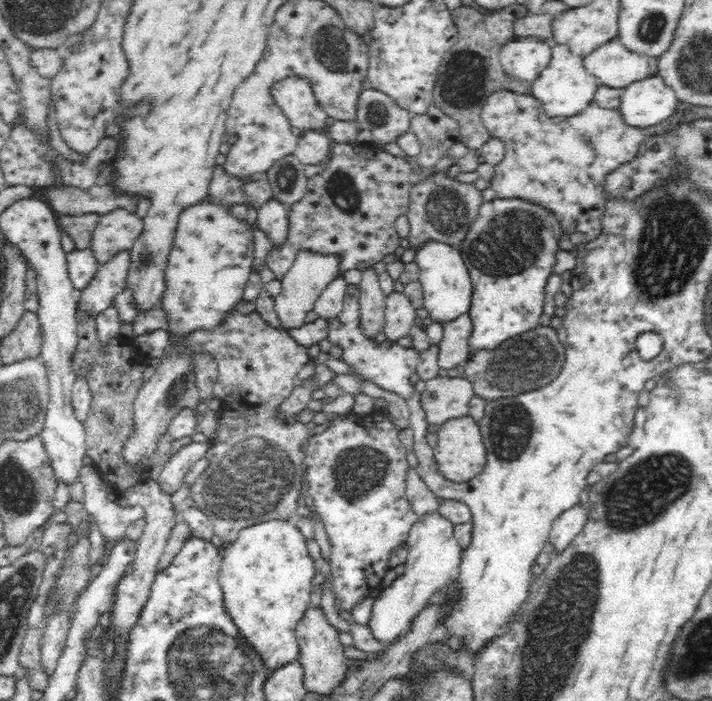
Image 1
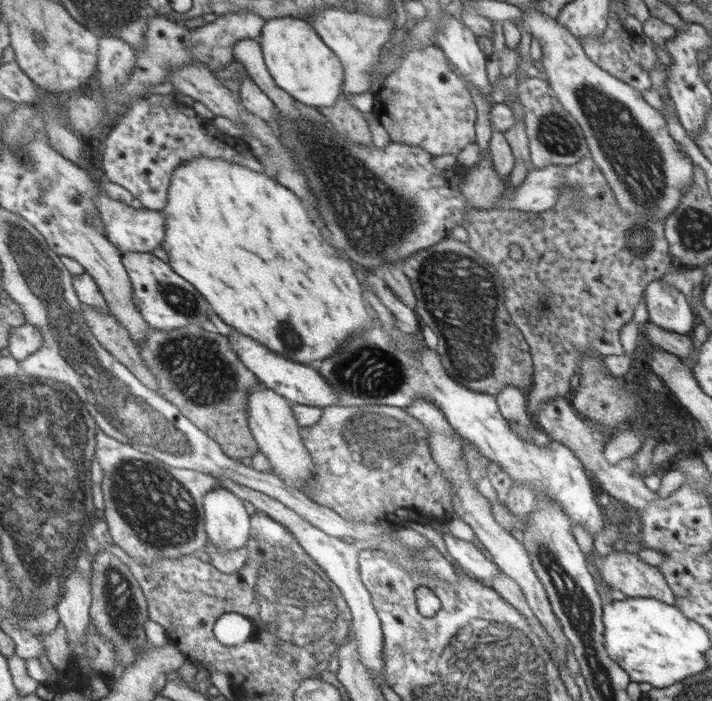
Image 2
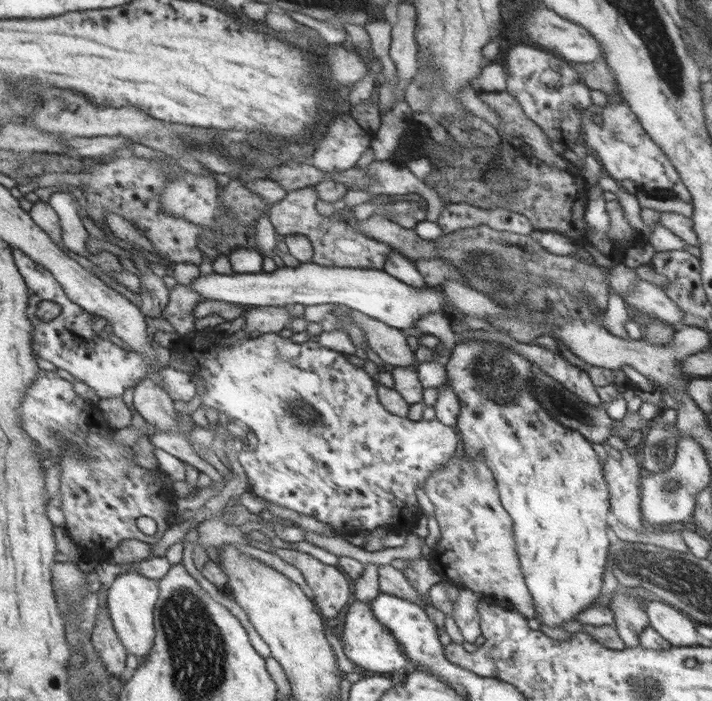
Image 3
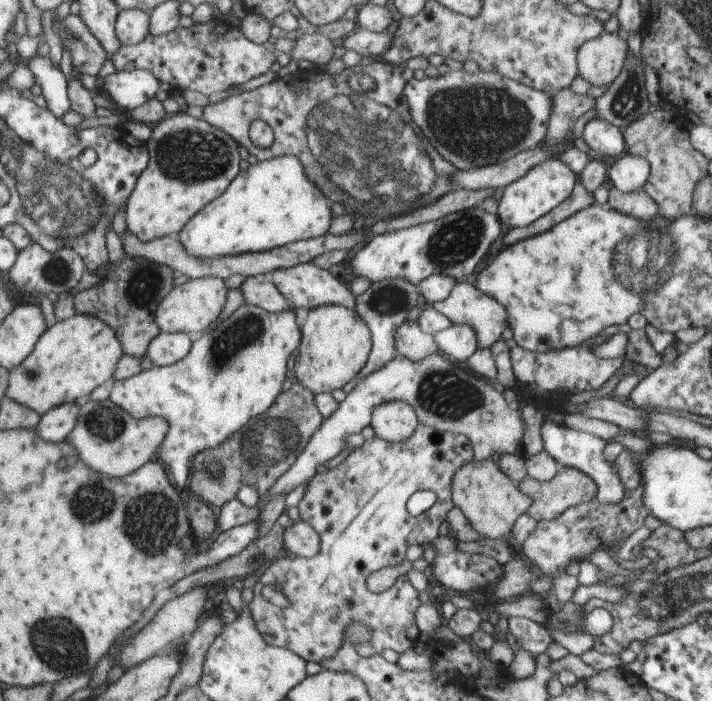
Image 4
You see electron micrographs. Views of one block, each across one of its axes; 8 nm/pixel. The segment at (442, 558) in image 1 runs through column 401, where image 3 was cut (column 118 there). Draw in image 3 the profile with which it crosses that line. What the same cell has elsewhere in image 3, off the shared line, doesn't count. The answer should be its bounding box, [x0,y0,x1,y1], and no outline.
[107,568,160,664]

